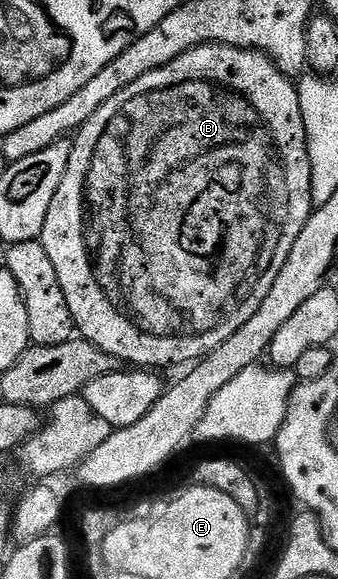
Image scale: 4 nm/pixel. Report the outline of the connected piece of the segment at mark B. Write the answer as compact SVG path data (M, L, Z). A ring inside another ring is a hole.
M202 43L198 47L193 47L190 51L185 51L174 61L168 61L166 65L160 65L158 69L152 69L150 73L144 73L138 81L132 81L126 89L120 89L116 97L109 99L81 129L73 136L72 157L68 157L68 169L64 173L64 181L60 181L60 189L56 189L56 197L52 197L52 206L48 209L48 217L44 221L40 241L44 245L44 253L52 260L52 265L56 265L56 277L60 277L60 289L64 289L64 301L68 301L68 309L72 313L72 321L77 334L81 338L87 339L92 345L104 349L112 357L116 357L119 364L129 365L134 369L162 369L158 367L178 367L181 363L193 365L199 359L203 359L216 345L224 345L256 309L264 302L264 297L268 297L268 289L272 289L272 284L276 282L276 277L280 269L284 269L284 261L288 261L288 253L292 253L292 245L296 245L296 237L300 237L300 229L311 217L314 202L310 196L310 182L312 181L312 169L310 168L310 158L308 157L308 141L306 140L306 130L304 129L304 117L300 117L300 97L295 80L286 75L276 66L275 63L266 56L263 51L253 51L251 47L233 47L227 43Z

